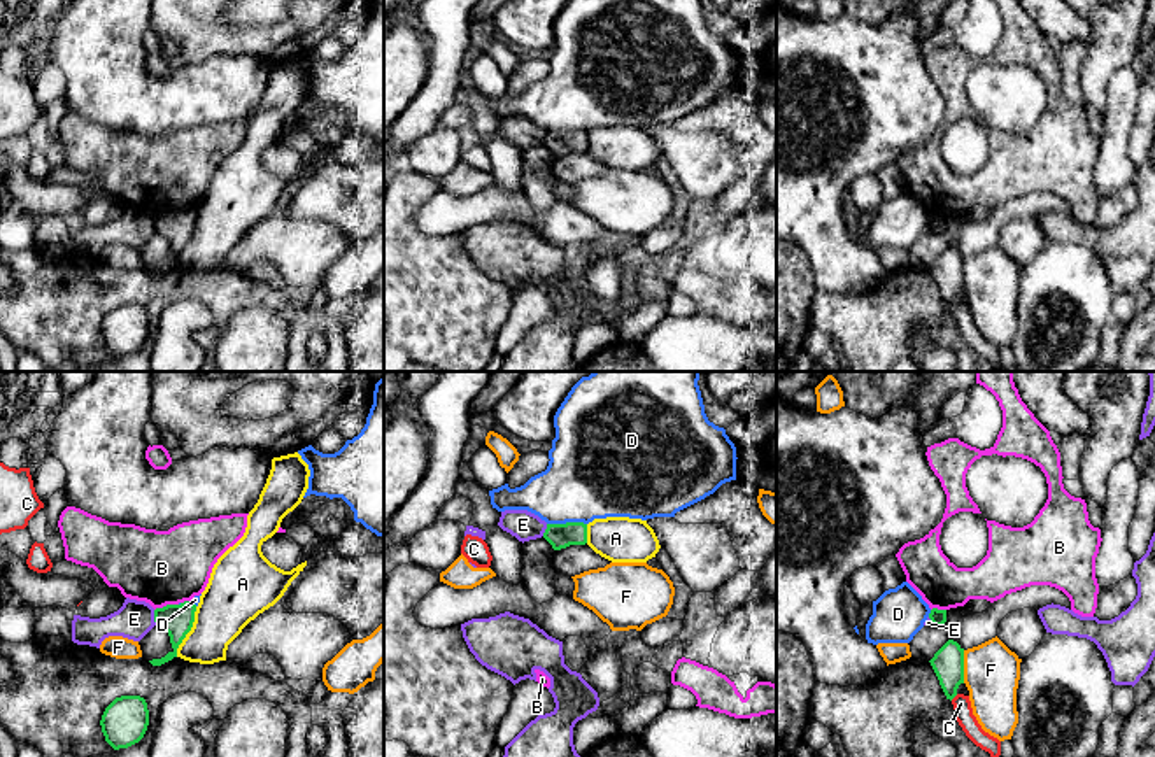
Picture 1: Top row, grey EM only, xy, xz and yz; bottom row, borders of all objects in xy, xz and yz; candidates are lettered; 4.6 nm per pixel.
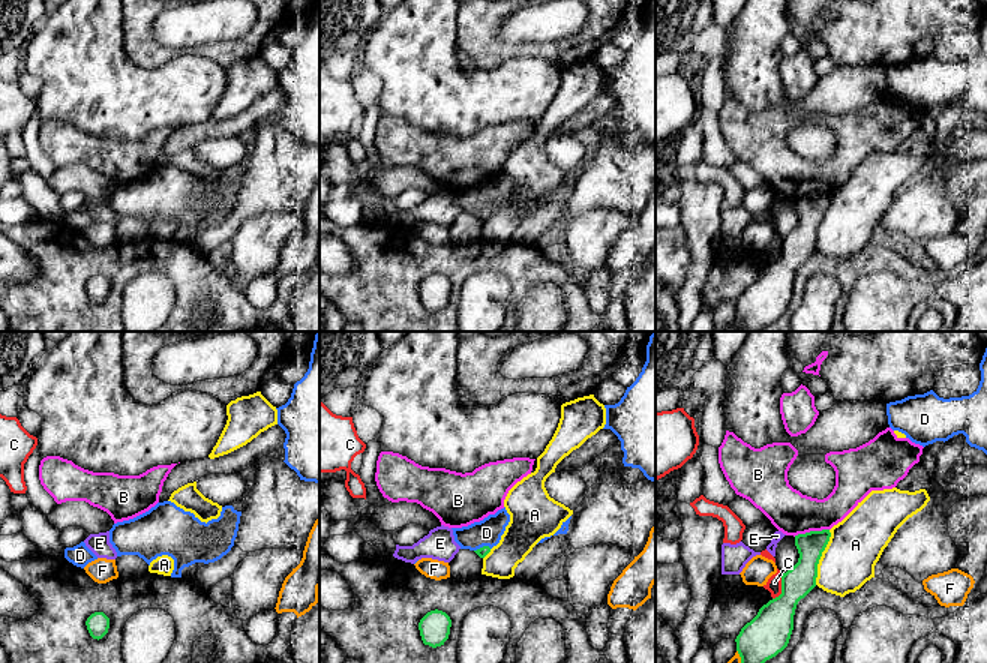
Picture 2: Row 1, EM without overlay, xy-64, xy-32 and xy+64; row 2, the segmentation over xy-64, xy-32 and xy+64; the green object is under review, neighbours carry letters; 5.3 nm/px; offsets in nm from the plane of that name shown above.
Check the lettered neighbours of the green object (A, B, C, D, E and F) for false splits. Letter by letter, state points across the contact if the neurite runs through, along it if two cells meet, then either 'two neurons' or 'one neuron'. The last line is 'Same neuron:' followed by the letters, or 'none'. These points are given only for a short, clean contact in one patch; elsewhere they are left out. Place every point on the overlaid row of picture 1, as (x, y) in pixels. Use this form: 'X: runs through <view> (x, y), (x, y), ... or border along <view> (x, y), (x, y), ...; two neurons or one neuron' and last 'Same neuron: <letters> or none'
A: border along xy (197, 607), (193, 626), (176, 656); two neurons
B: border along xy (177, 603), (167, 603), (155, 610); two neurons
C: border along yz (957, 694), (950, 700); two neurons
D: border along xz (586, 523), (547, 524); two neurons
E: border along xy (153, 610), (156, 624); two neurons
F: two neurons
Same neuron: none

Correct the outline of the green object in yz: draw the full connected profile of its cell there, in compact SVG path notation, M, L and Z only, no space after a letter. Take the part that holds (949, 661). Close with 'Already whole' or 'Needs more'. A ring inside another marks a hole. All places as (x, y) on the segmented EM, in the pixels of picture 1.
M948 640L929 662L946 699L952 701L959 685L964 683L964 648L957 641Z. Already whole

